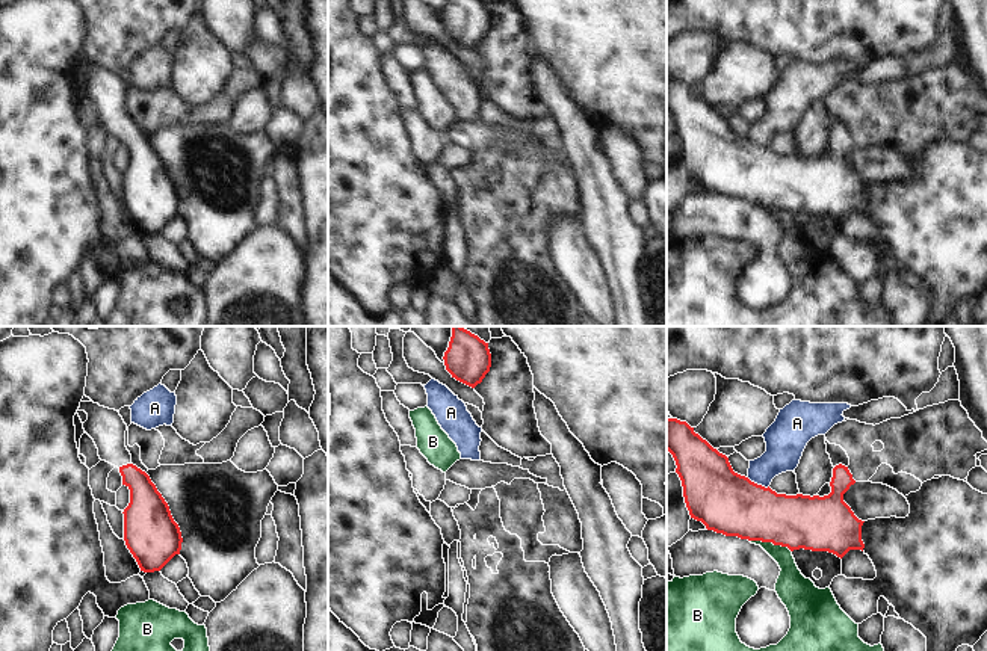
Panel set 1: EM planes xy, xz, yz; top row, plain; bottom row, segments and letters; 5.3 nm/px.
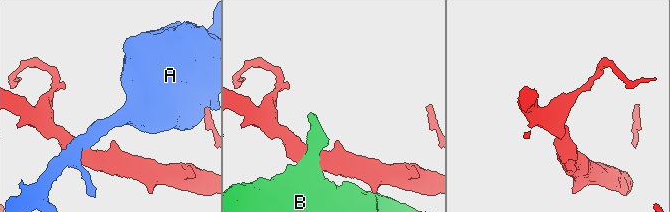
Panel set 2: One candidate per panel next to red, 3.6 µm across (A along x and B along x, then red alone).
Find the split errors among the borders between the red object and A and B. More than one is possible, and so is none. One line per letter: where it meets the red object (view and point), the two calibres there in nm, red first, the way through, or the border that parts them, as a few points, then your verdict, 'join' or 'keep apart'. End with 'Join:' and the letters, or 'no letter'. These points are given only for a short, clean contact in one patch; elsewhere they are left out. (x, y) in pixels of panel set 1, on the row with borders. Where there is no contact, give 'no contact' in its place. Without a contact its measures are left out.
A: yz (756, 484) | 320/200 nm | keep apart
B: yz (771, 541) | 300/160 nm | keep apart
Join: no letter

